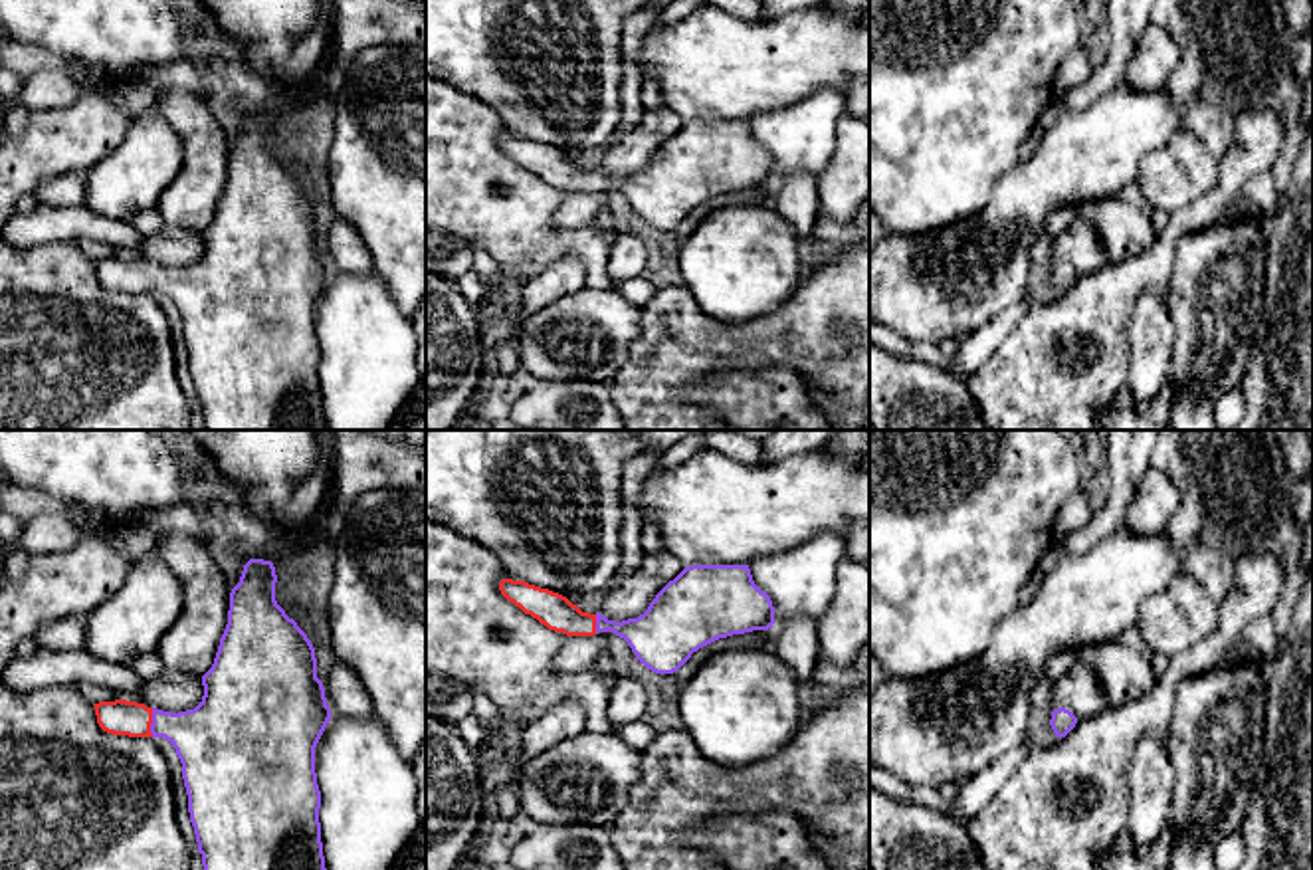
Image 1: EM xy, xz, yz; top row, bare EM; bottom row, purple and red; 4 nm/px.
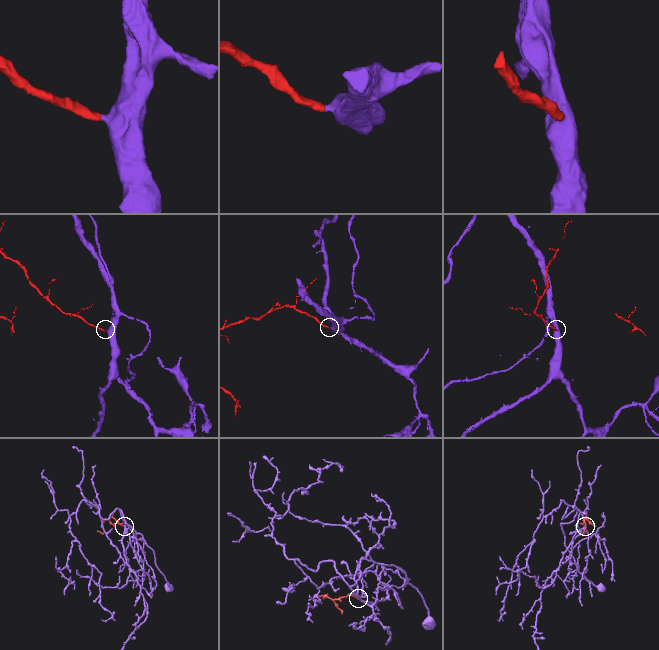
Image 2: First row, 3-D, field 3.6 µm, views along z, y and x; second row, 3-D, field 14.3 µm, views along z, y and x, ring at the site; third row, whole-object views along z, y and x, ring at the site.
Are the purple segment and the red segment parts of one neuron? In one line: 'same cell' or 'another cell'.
same cell

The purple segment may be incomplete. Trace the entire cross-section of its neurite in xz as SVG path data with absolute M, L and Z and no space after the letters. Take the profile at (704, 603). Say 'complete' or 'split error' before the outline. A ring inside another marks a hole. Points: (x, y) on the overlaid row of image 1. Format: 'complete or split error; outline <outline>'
split error; outline M749 565L685 567L644 614L622 622L582 612L566 597L525 581L503 579L499 591L549 630L566 636L614 632L656 674L677 672L693 652L719 638L774 624L772 600L755 585Z

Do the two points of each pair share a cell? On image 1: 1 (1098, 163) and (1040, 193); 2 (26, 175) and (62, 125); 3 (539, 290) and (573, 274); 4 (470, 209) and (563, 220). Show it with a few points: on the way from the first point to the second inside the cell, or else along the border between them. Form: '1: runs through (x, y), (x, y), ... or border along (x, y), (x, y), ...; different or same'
1: runs through (1084, 163), (1074, 163), (1054, 179); same
2: runs through (32, 163), (58, 137); same
3: runs through (547, 286), (565, 276); same
4: border along (599, 213), (581, 226), (551, 226); different

